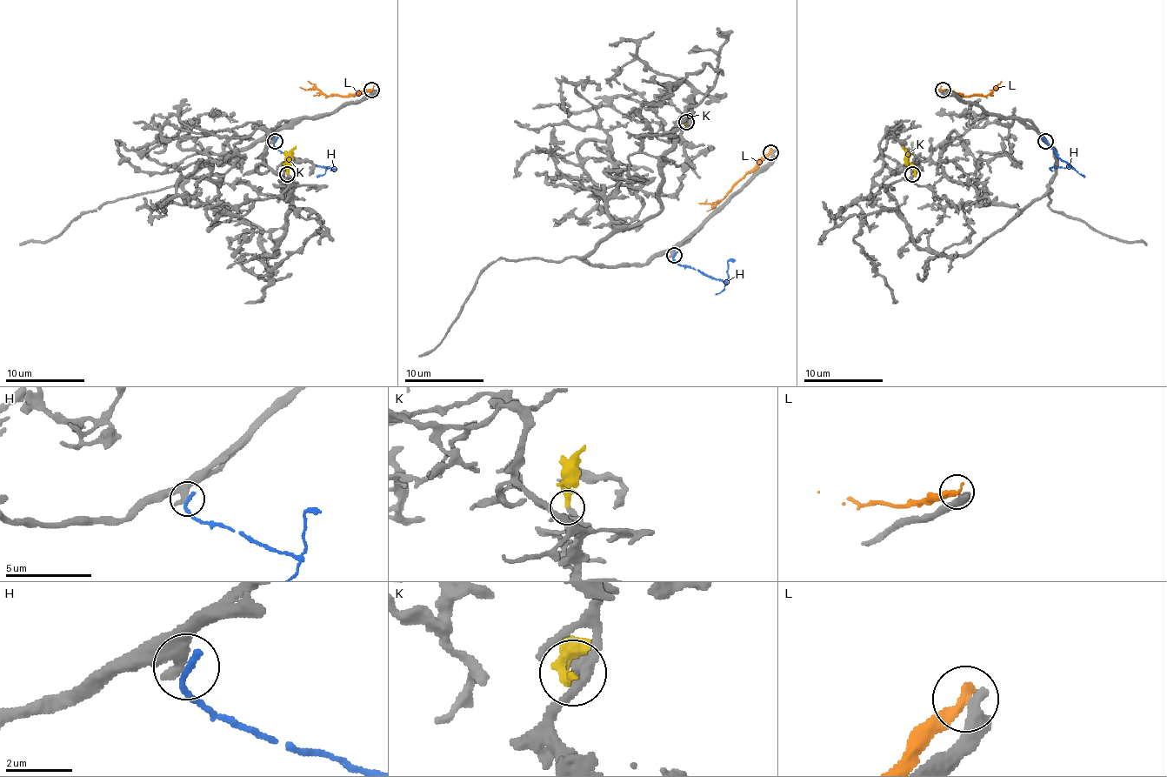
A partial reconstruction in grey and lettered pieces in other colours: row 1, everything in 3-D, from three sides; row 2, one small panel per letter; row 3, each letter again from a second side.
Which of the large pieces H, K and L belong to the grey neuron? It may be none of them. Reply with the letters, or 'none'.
none

